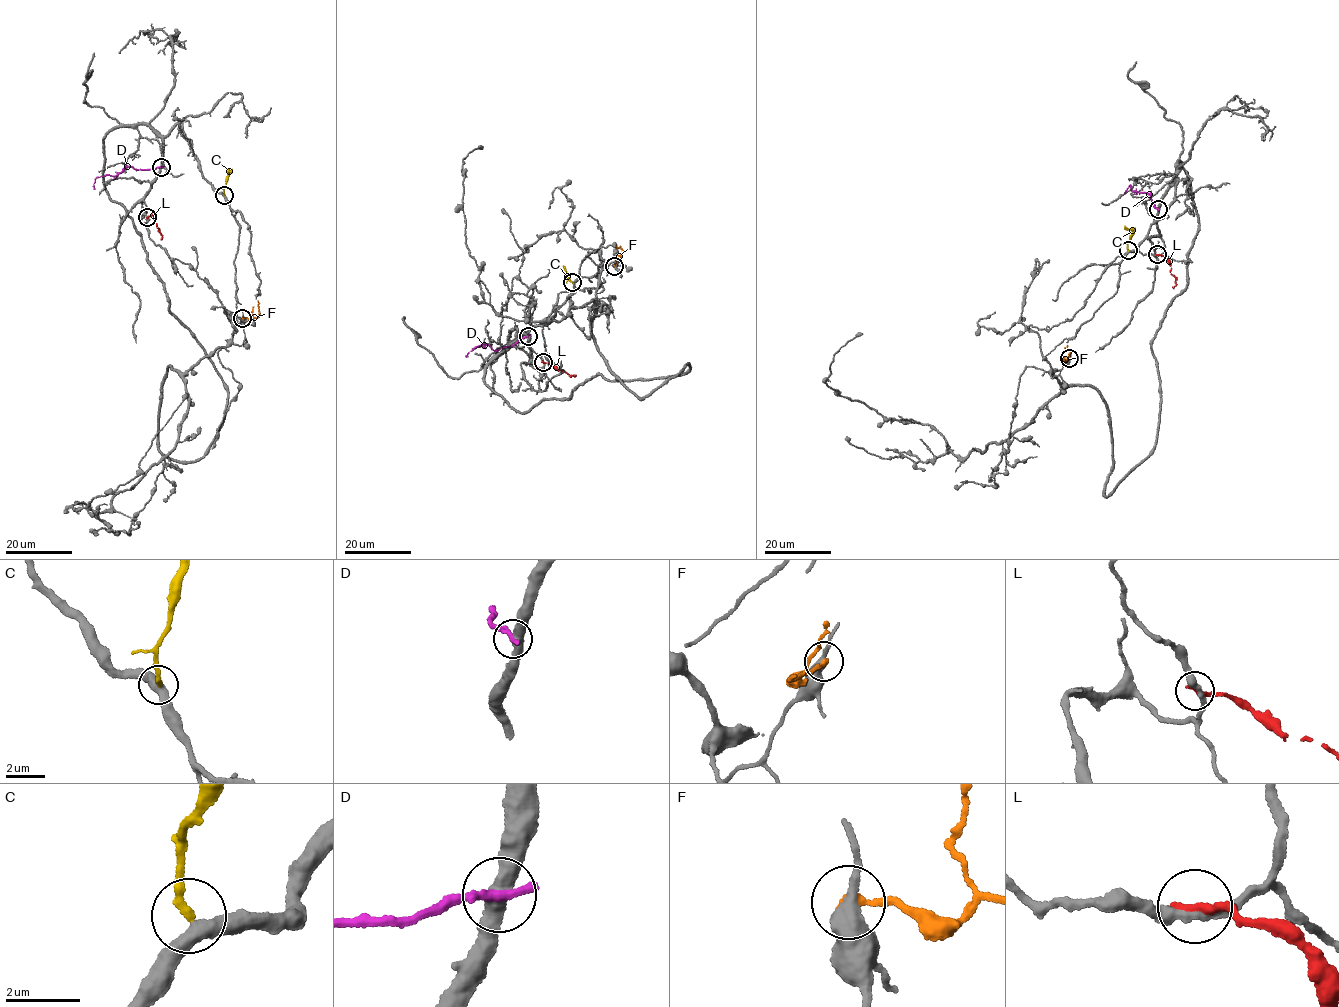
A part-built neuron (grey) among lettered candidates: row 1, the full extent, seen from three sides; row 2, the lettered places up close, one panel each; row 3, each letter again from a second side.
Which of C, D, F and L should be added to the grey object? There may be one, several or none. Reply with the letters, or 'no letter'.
C

